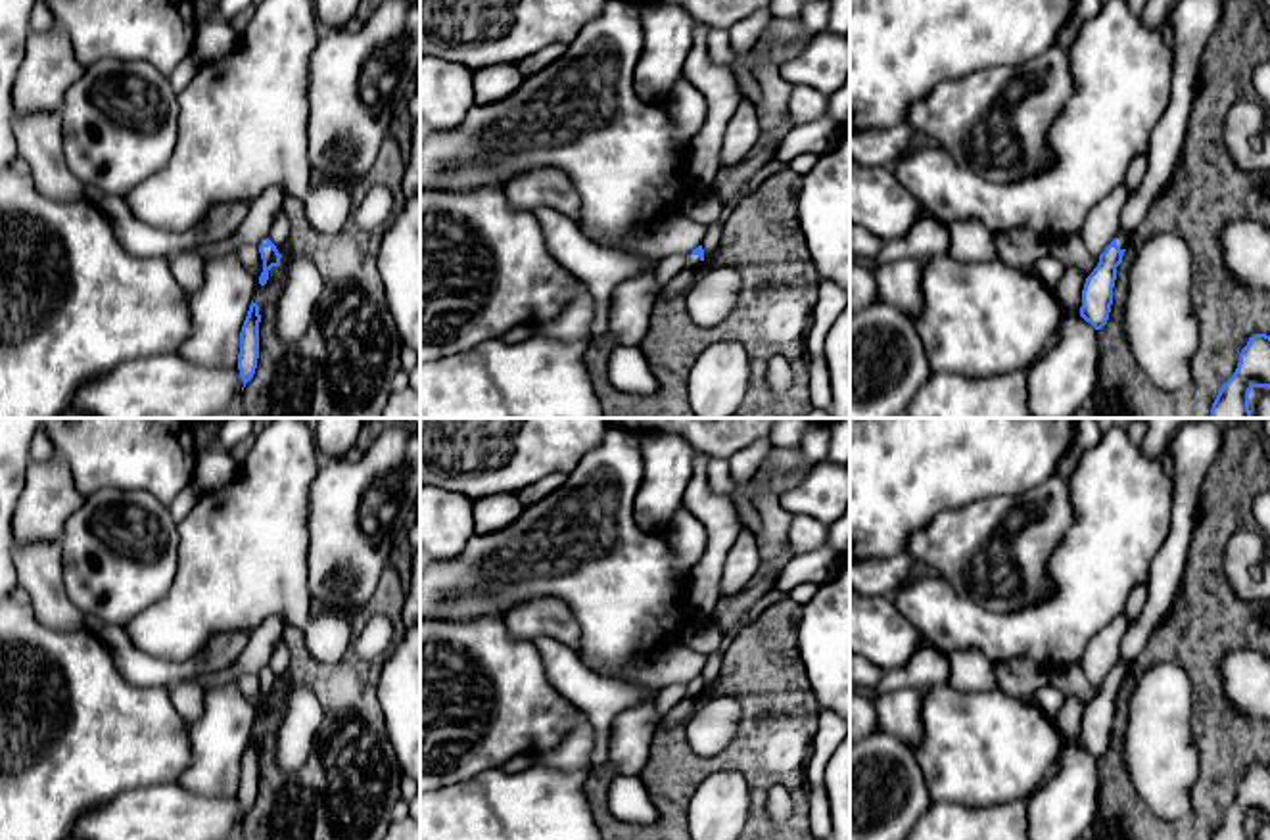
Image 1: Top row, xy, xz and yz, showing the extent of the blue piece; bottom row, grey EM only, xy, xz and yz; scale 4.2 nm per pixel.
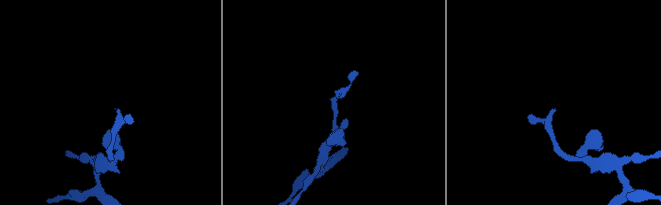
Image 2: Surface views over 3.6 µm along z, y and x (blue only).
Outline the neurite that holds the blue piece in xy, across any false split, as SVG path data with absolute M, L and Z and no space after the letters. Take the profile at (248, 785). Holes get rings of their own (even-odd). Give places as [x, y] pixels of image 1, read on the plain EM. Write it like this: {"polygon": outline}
{"polygon": "M251 731L247 746L240 761L240 782L238 782L238 800L240 807L246 813L253 807L259 788L259 735Z"}

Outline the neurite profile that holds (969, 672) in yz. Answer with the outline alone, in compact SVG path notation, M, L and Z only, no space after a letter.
M957 648L948 654L950 675L944 683L961 692L998 690L990 662L975 648Z

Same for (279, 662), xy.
M280 639L270 654L269 669L276 675L278 683L284 683L290 665L290 648L284 639Z

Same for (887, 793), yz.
M873 731L850 744L850 840L905 840L932 804L900 738Z

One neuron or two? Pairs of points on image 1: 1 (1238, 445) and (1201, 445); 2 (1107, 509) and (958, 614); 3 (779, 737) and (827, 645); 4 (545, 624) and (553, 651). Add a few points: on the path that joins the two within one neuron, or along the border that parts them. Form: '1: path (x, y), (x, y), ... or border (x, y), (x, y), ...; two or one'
1: border (1224, 438), (1201, 488); two
2: path (1102, 557), (1036, 626), (1006, 626); one
3: border (797, 639), (804, 679), (818, 704); two
4: border (532, 641), (555, 637), (568, 645), (586, 664); two

